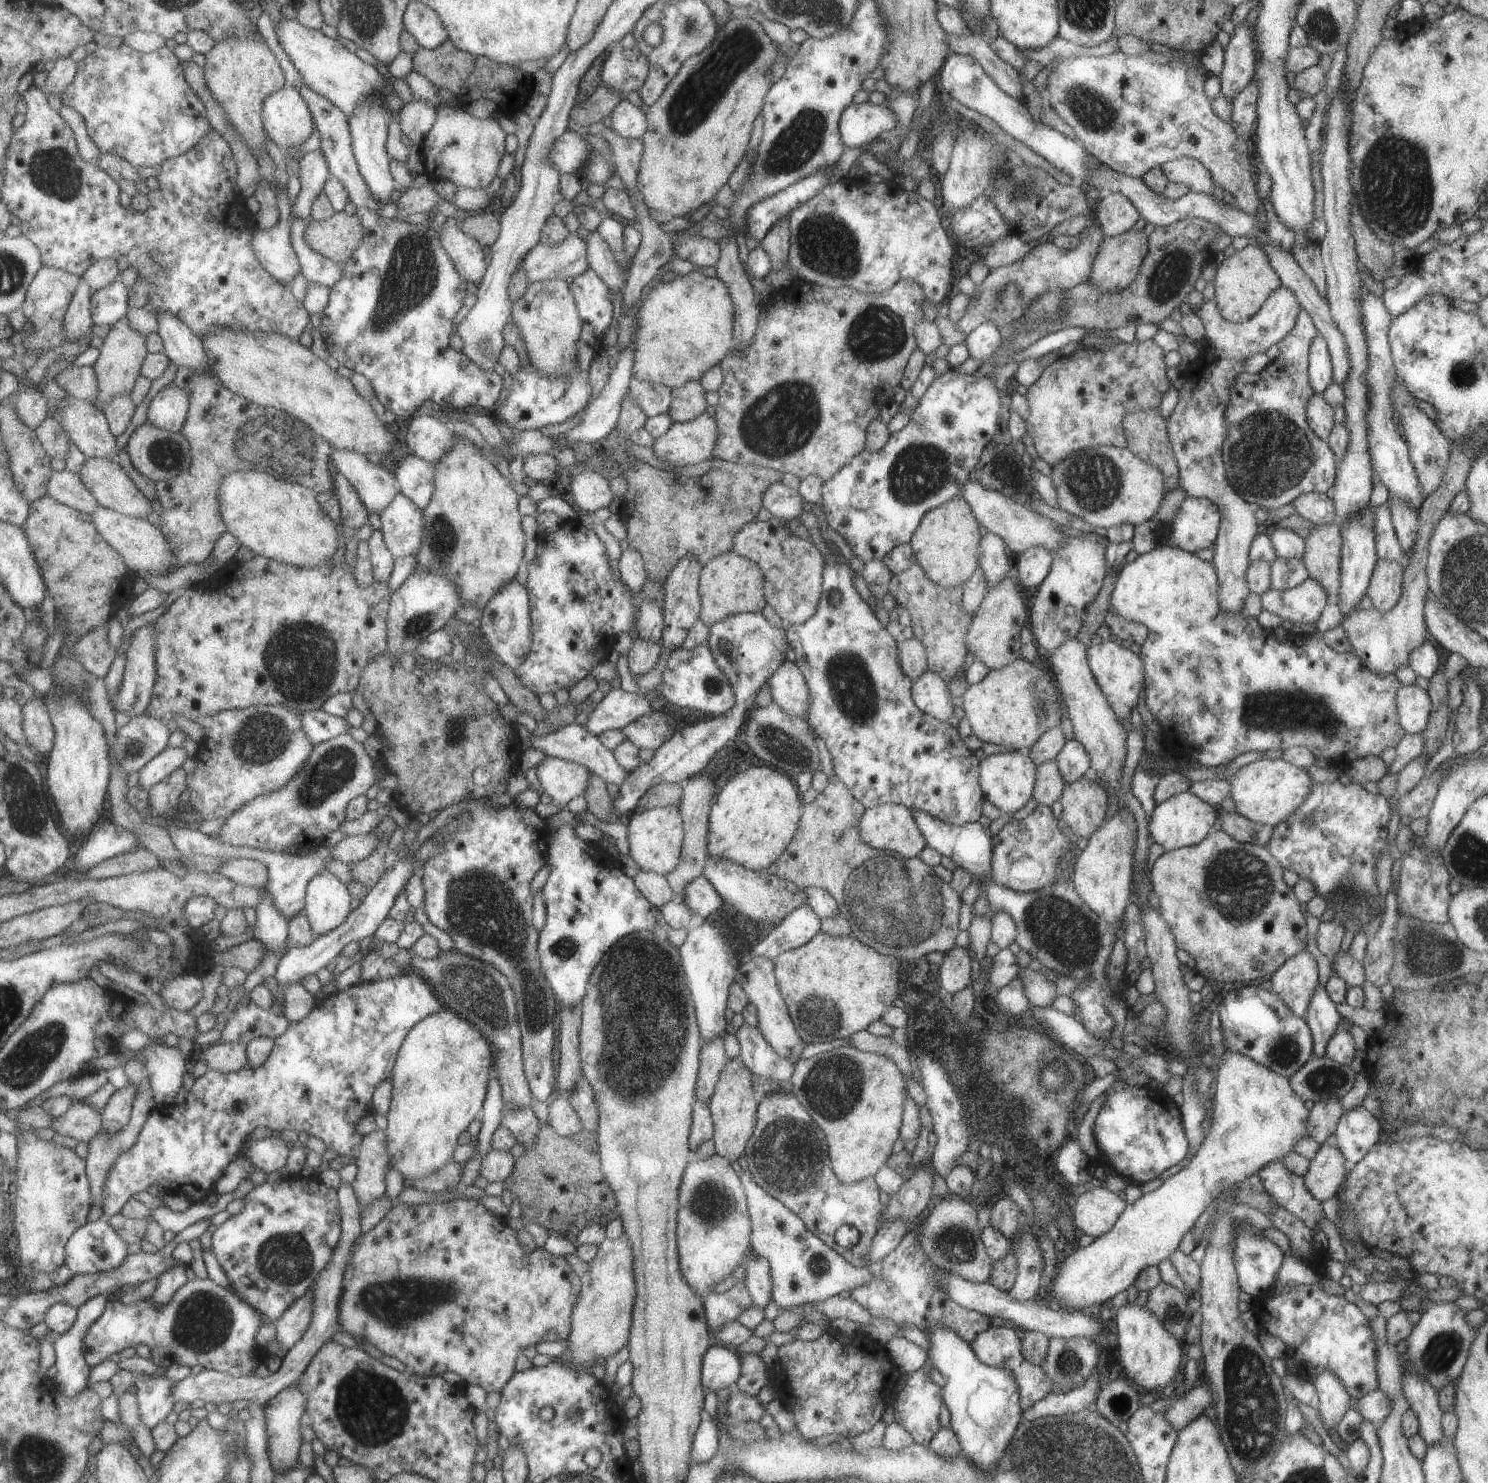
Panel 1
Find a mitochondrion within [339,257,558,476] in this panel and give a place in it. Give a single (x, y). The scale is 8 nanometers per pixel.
(484, 348)

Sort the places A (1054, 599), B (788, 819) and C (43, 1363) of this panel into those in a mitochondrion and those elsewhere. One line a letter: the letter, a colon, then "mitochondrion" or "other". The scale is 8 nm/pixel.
A: other
B: other
C: other

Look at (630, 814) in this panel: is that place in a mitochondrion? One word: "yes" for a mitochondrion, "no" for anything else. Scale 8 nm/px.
no

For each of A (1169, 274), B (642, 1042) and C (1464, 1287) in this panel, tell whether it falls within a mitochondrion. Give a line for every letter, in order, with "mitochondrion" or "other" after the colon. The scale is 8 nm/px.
A: mitochondrion
B: mitochondrion
C: other

